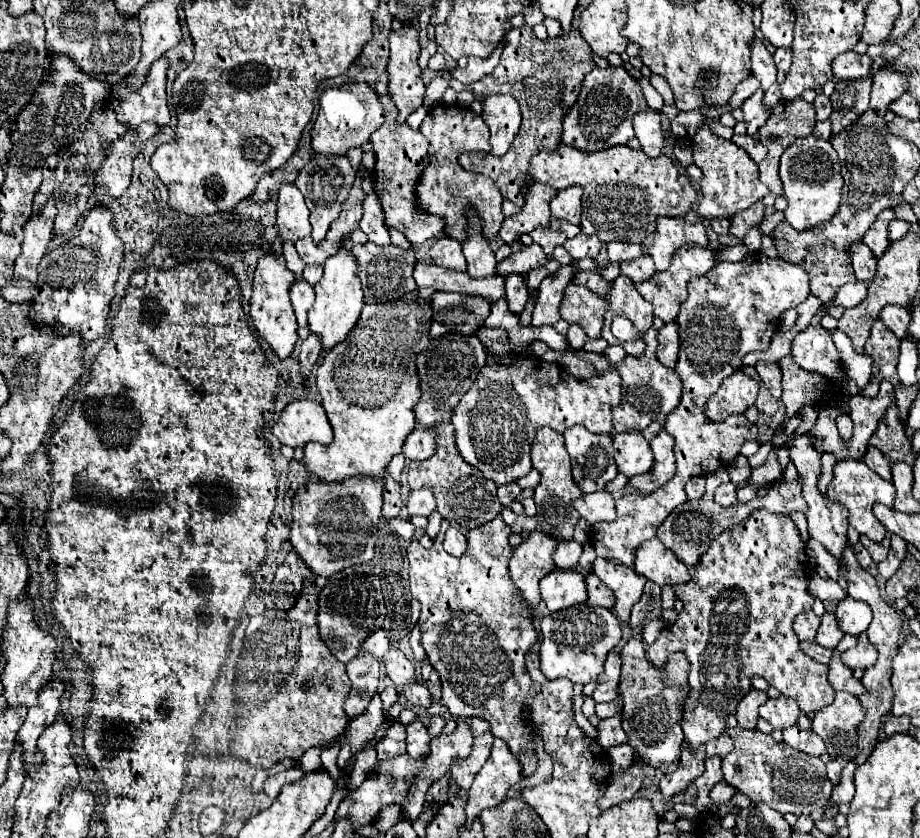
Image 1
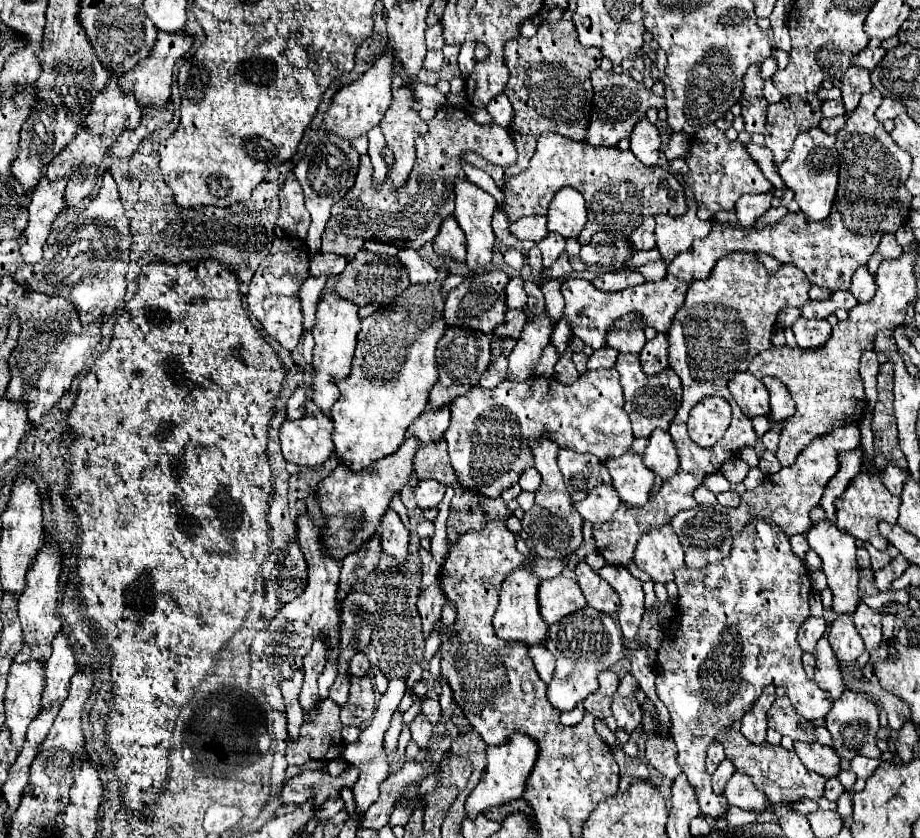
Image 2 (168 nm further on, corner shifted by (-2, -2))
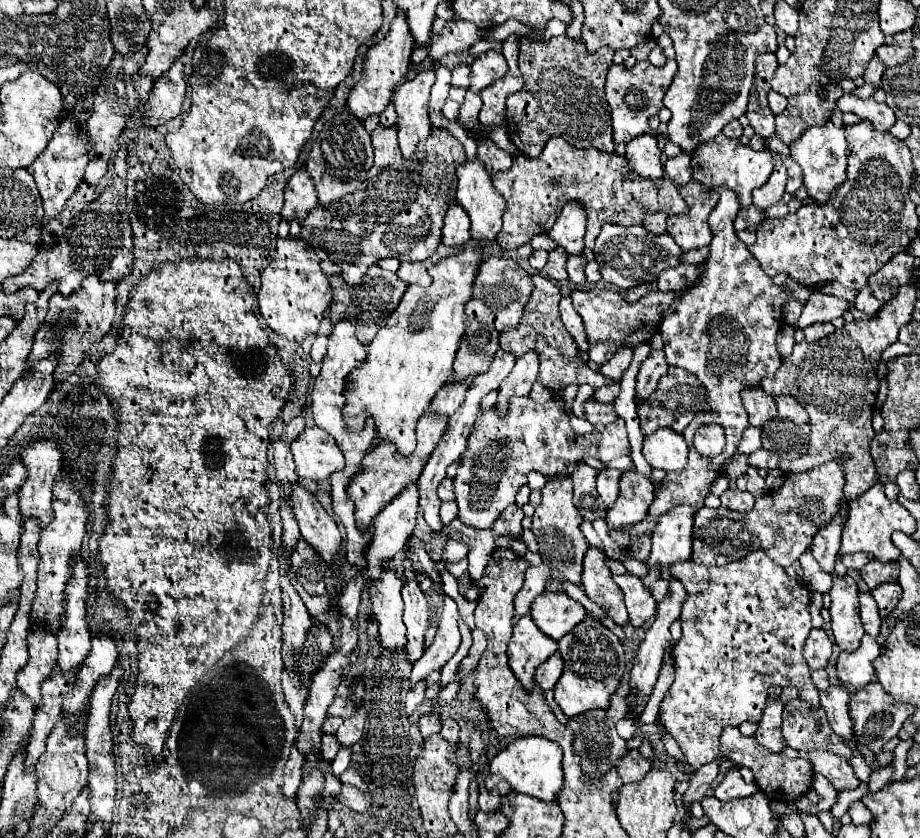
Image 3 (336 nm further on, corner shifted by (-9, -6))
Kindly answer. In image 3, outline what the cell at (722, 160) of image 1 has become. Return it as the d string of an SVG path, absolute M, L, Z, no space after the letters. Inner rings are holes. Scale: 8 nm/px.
M719 134L713 140L703 142L695 148L695 152L691 154L691 166L693 166L693 180L699 180L707 188L729 188L739 198L741 208L749 208L753 188L767 184L767 178L773 172L773 156L767 150L755 152L749 146L739 144L739 140Z

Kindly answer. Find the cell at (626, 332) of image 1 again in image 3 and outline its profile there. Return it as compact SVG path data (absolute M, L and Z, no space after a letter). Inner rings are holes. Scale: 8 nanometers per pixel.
M671 366L667 376L663 376L659 380L659 386L651 394L651 398L637 404L639 428L641 428L643 436L651 436L659 426L661 428L671 428L671 430L681 434L689 424L689 412L695 414L695 412L707 410L707 408L709 408L709 404L705 402L705 388L699 384L699 380L691 372Z

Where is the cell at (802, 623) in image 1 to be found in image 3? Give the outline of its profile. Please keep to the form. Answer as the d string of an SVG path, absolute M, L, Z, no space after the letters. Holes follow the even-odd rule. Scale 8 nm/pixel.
M813 628L805 640L805 650L803 650L803 656L809 668L811 670L825 668L831 658L831 648L833 648L833 642L827 636L827 632L823 628Z

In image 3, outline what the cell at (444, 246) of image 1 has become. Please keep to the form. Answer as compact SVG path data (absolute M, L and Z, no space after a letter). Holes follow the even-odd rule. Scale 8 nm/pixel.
M451 206L445 214L445 226L443 226L443 244L449 248L459 248L463 246L471 236L469 236L469 218L467 212L461 206Z

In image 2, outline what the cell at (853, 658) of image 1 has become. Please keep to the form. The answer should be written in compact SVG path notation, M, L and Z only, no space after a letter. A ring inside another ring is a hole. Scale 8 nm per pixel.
M864 602L858 604L858 608L856 608L854 616L852 616L852 622L854 622L856 630L860 632L868 652L876 650L880 646L880 642L882 642L882 622L880 622L880 618L882 618L880 610L872 610Z

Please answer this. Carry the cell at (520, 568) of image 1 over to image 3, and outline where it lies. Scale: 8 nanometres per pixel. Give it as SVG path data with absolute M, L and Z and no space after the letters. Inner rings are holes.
M531 614L525 618L519 618L519 622L513 624L513 636L509 640L509 666L515 672L515 676L521 680L527 690L533 686L533 672L535 668L545 662L553 652L557 650L557 642L553 638L547 638L533 622Z

